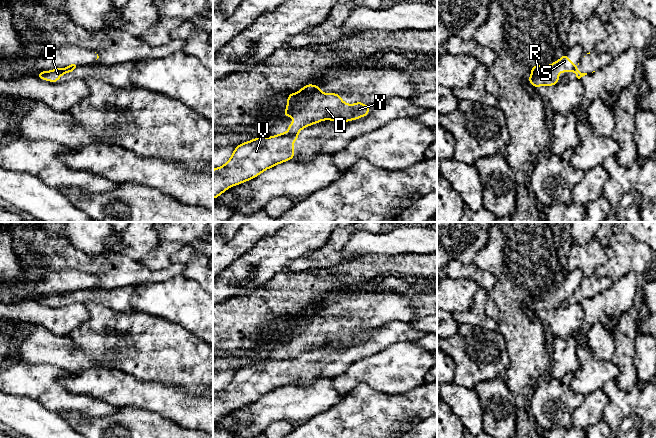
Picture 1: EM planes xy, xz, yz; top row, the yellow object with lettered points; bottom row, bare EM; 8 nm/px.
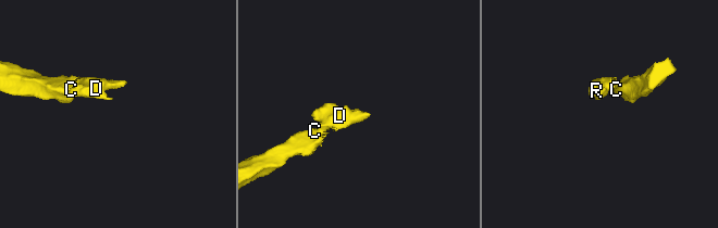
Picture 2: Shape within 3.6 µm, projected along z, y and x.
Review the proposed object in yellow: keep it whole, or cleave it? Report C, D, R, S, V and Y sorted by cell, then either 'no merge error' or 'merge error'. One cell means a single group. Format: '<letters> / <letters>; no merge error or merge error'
C V / D R S Y; merge error

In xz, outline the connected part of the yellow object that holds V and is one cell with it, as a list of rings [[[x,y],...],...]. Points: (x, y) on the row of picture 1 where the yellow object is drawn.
[[[284,131],[238,144],[229,160],[213,169],[213,199],[233,186],[252,180],[267,169],[293,159],[294,141],[299,138]]]

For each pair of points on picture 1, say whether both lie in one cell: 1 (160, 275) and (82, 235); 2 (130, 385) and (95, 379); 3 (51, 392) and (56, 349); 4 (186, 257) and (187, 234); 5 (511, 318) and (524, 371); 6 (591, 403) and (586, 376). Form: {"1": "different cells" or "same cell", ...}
{"1": "different cells", "2": "same cell", "3": "different cells", "4": "different cells", "5": "same cell", "6": "different cells"}

